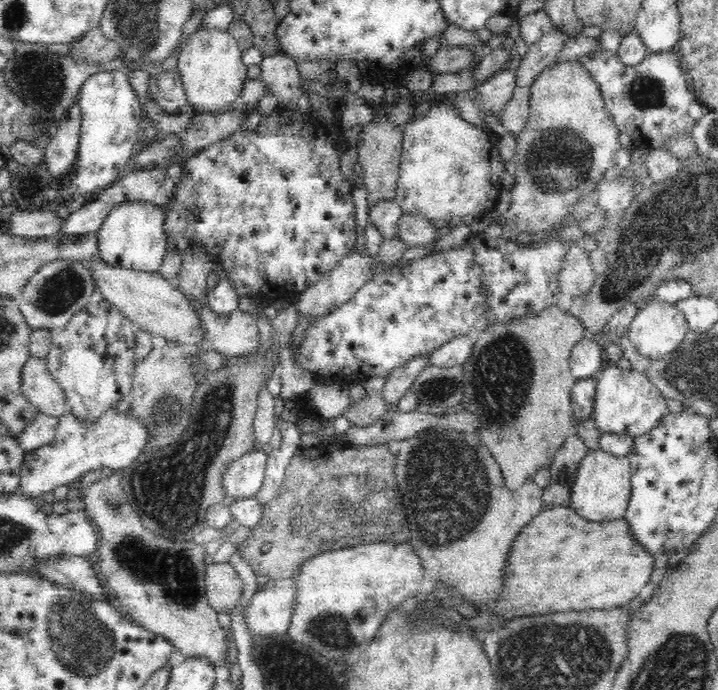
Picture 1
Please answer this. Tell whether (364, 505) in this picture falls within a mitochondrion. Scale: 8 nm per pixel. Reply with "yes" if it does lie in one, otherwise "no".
yes

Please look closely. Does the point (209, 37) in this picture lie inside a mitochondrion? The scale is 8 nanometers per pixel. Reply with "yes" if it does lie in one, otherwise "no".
no

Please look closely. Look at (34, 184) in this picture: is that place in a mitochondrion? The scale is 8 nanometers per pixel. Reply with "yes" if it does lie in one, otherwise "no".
no

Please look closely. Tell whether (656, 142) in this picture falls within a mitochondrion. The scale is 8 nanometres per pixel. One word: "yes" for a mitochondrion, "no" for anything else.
no

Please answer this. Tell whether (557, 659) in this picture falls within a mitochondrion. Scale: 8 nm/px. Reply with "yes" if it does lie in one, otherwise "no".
yes

